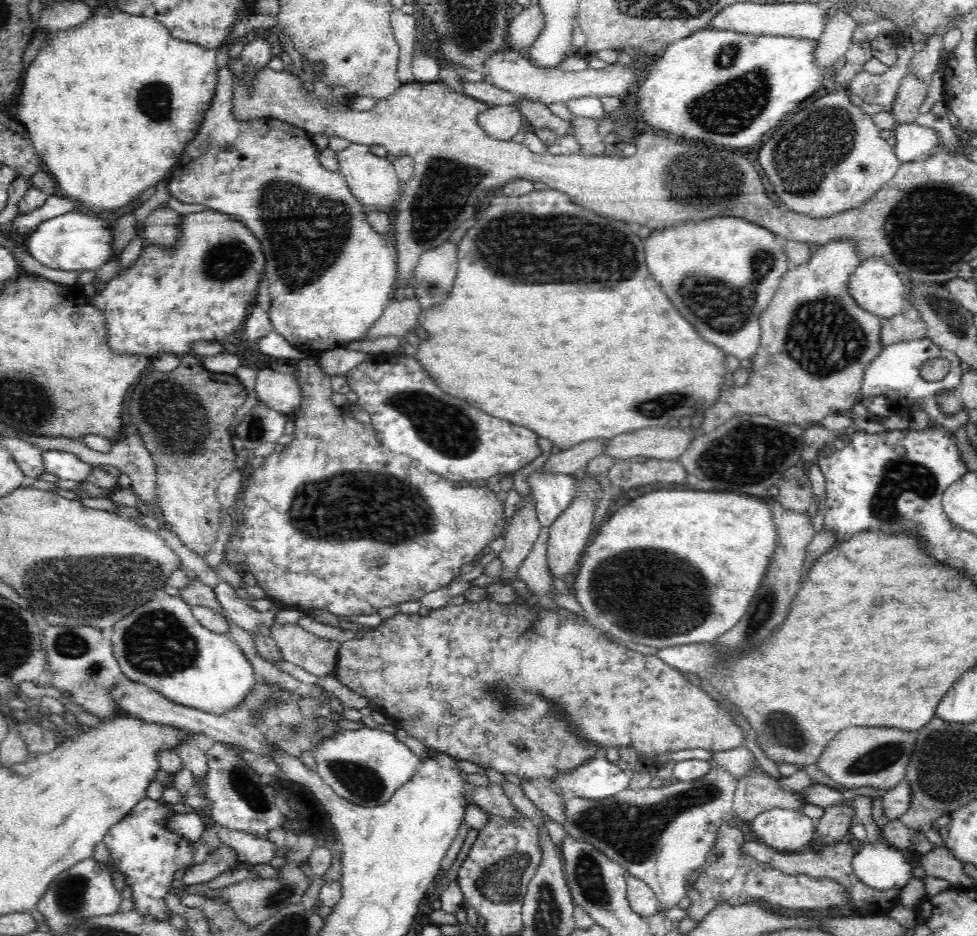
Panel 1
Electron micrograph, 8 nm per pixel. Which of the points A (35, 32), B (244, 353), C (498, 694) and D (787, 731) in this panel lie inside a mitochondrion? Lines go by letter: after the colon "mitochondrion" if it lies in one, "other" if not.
A: other
B: other
C: mitochondrion
D: mitochondrion

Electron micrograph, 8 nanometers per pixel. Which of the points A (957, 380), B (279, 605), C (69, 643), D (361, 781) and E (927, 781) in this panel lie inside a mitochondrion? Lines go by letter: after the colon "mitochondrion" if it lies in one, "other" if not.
A: other
B: other
C: mitochondrion
D: mitochondrion
E: mitochondrion

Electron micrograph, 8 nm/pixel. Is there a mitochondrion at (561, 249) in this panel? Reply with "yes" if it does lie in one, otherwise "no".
yes

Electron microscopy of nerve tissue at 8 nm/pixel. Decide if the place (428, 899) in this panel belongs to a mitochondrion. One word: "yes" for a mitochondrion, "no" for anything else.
no

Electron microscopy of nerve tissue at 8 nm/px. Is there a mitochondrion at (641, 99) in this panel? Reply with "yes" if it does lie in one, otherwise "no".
no

